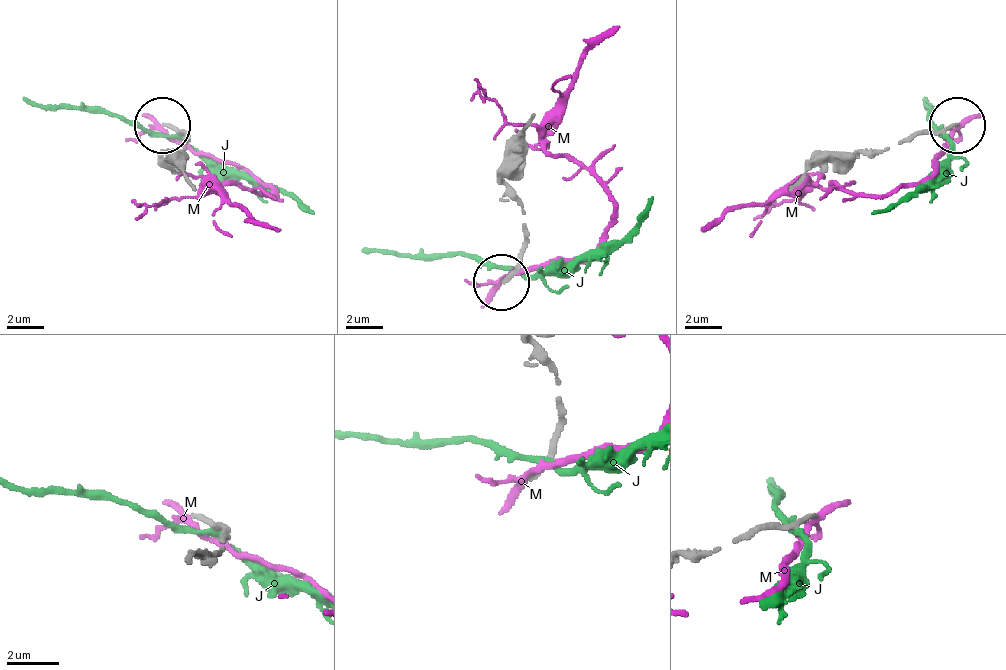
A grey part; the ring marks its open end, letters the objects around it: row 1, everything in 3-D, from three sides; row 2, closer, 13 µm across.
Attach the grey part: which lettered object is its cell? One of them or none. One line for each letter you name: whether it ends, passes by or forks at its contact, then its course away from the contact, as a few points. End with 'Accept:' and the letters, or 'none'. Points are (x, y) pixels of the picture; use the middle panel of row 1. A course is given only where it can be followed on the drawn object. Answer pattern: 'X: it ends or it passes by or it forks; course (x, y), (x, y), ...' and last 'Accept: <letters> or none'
Accept: none

